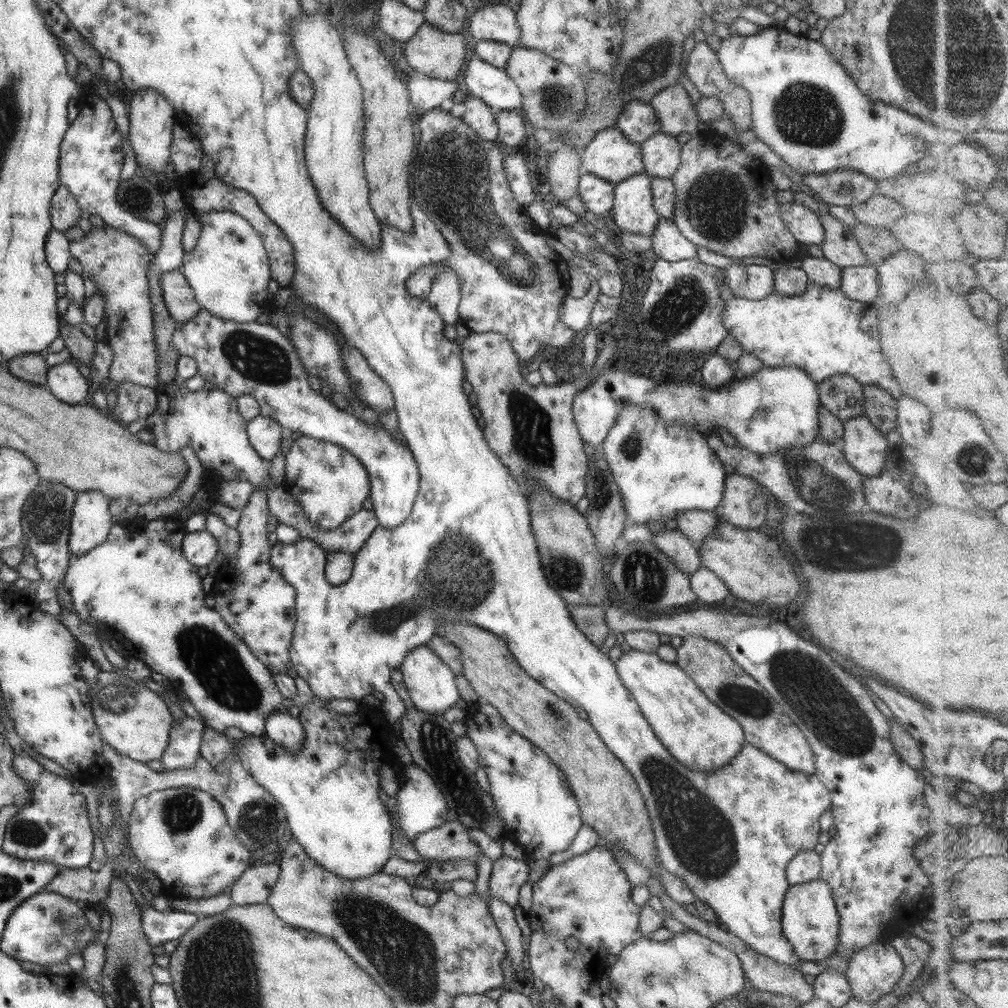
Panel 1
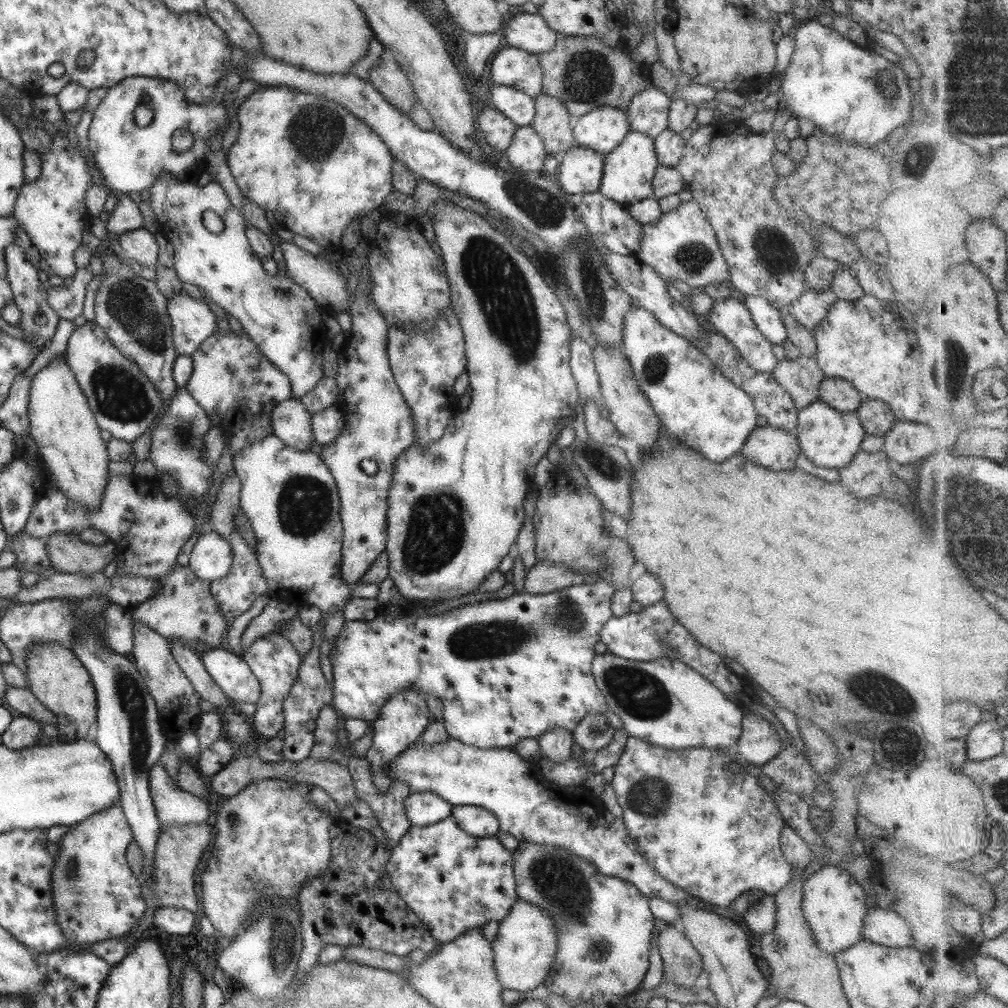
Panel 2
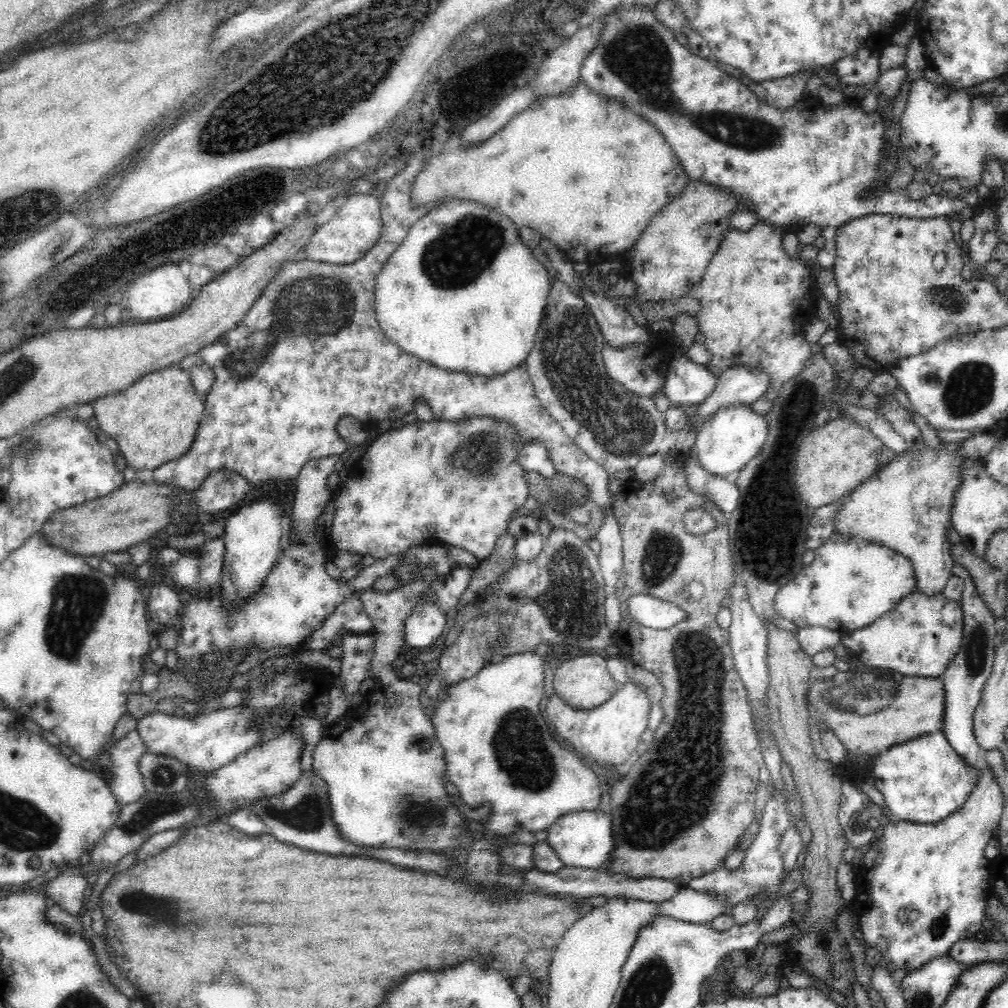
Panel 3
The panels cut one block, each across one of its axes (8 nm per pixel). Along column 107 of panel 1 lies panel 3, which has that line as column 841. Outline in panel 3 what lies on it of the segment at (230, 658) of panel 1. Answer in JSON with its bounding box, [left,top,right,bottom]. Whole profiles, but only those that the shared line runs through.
[773,531,917,636]

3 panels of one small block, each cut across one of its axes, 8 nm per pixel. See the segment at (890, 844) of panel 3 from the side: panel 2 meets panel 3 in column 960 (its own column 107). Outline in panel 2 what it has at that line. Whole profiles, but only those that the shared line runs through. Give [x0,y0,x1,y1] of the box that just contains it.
[51,804,146,949]

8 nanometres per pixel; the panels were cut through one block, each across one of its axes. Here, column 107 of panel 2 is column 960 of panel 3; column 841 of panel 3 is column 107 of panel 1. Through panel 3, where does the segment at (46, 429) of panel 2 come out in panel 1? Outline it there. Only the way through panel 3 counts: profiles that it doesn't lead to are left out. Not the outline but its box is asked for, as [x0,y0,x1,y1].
[68,490,113,556]

